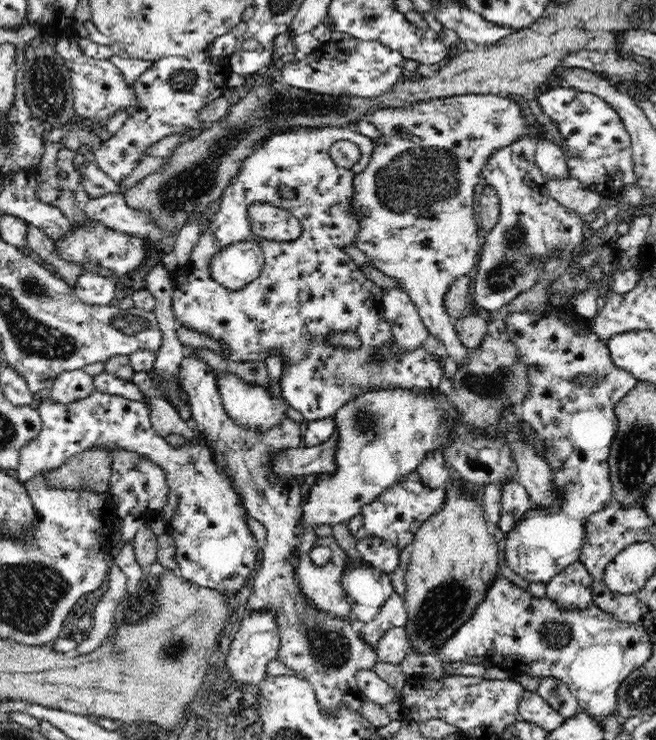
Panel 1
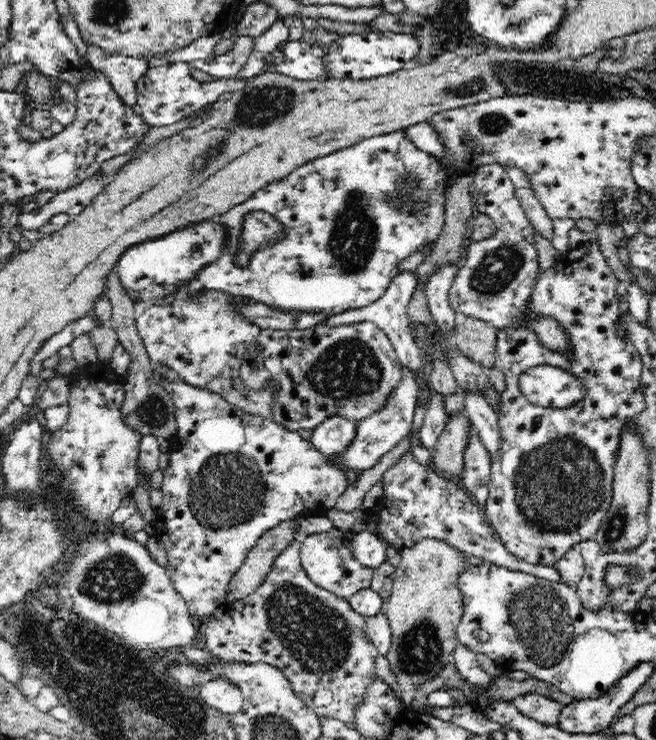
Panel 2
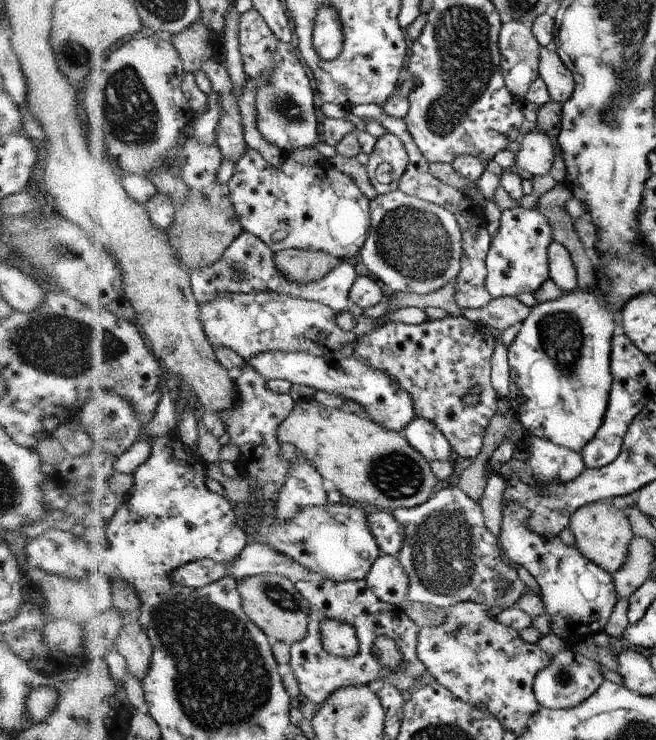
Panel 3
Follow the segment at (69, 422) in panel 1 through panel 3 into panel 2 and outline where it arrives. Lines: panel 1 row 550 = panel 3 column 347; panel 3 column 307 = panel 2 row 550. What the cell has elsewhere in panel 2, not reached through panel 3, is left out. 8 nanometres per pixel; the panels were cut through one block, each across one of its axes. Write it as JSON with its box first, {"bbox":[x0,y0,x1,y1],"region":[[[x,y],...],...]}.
{"bbox":[152,382,354,620],"region":[[[186,382],[175,383],[174,385],[170,385],[170,383],[160,384],[164,390],[173,396],[175,401],[178,423],[176,435],[182,439],[182,445],[170,454],[169,467],[164,471],[162,487],[164,496],[160,507],[154,512],[156,518],[152,520],[152,526],[158,540],[161,540],[165,546],[165,571],[168,573],[168,578],[176,592],[185,600],[190,617],[196,618],[196,620],[209,620],[226,603],[228,594],[230,594],[232,578],[236,576],[236,572],[240,570],[250,549],[258,542],[263,532],[292,517],[322,516],[326,510],[335,506],[340,496],[344,495],[344,492],[347,492],[354,483],[350,482],[343,466],[316,450],[309,440],[302,439],[298,435],[298,431],[292,432],[271,419],[250,415],[248,412],[228,404],[220,395],[201,388],[190,387]]]}

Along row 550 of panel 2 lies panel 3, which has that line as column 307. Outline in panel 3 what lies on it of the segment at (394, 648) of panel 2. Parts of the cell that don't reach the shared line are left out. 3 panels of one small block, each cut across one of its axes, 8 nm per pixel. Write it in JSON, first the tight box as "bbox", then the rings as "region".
{"bbox":[280,399,436,511],"region":[[[316,399],[298,402],[288,420],[280,427],[280,440],[294,444],[300,452],[319,468],[327,480],[332,480],[341,495],[358,504],[370,504],[384,511],[418,507],[426,503],[434,492],[436,476],[431,463],[412,448],[403,434],[386,430],[368,416],[357,416],[344,408],[328,408]]]}

